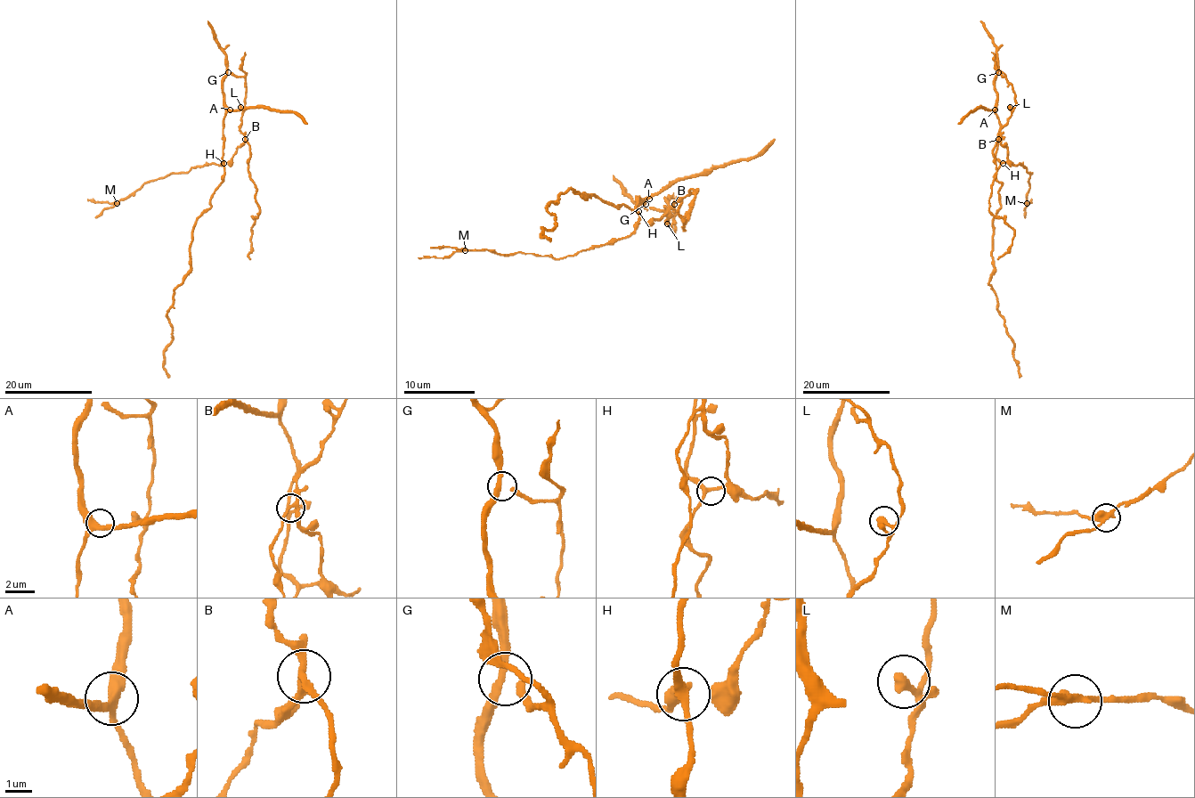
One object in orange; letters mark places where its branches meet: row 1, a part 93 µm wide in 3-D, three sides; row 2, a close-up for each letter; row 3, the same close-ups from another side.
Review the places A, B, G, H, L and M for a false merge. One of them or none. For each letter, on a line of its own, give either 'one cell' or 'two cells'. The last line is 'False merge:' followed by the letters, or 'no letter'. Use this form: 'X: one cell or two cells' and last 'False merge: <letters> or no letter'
A: one cell
B: one cell
G: one cell
H: one cell
L: one cell
M: two cells
False merge: M

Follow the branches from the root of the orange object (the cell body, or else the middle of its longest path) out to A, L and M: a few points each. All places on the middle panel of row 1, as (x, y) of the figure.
A: (638, 206), (644, 199), (649, 199)
L: (638, 206), (642, 199), (638, 202), (637, 199), (649, 207), (670, 213), (674, 216), (674, 232), (667, 223)
M: (638, 206), (638, 225), (628, 236), (573, 256), (553, 259), (465, 250)

